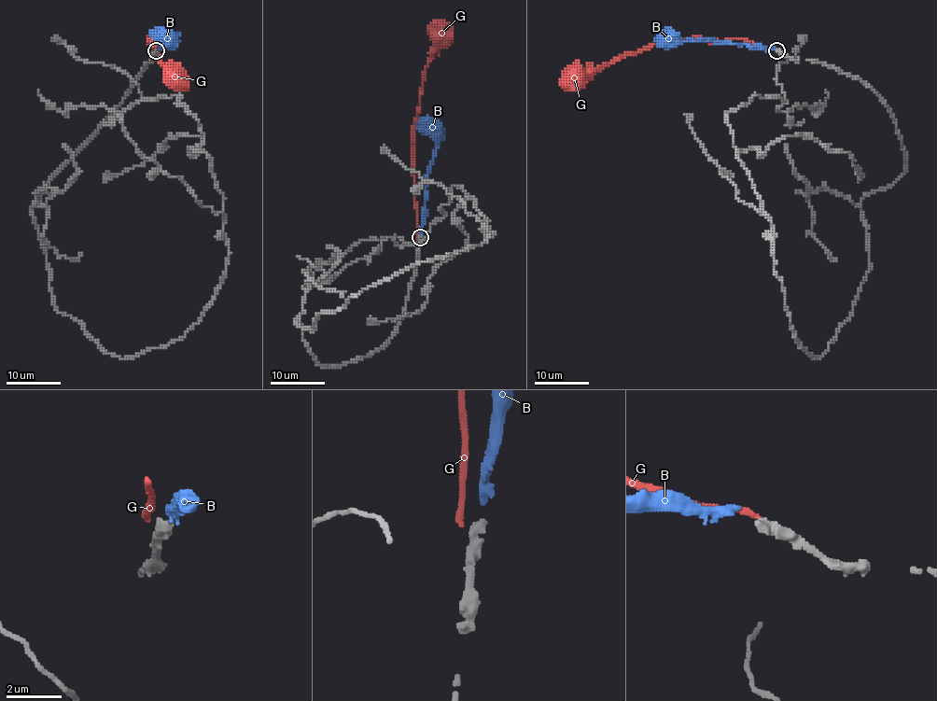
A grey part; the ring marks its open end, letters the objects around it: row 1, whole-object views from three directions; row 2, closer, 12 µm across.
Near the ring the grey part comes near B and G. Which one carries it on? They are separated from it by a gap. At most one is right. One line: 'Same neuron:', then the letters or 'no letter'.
Same neuron: B

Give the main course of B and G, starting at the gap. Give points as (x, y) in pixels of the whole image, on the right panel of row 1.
B: (775, 49), (710, 40), (679, 40), (670, 31), (664, 35)
G: (777, 49), (756, 46), (742, 37), (713, 41), (695, 37), (664, 39), (608, 63), (586, 67), (575, 77)

